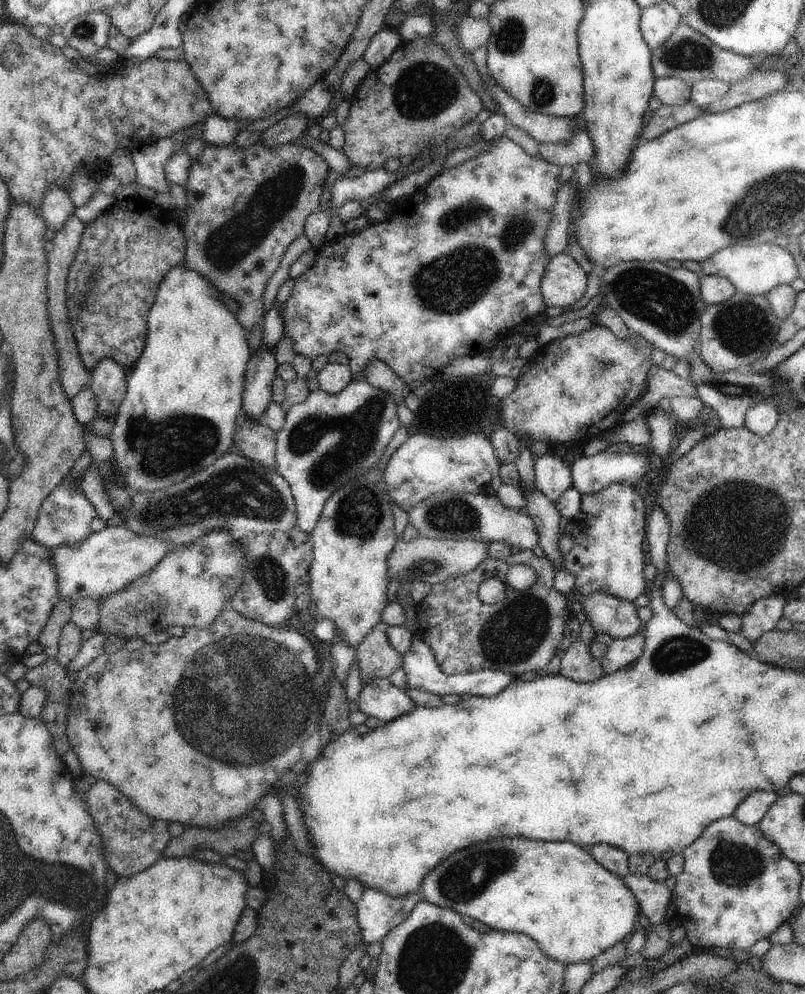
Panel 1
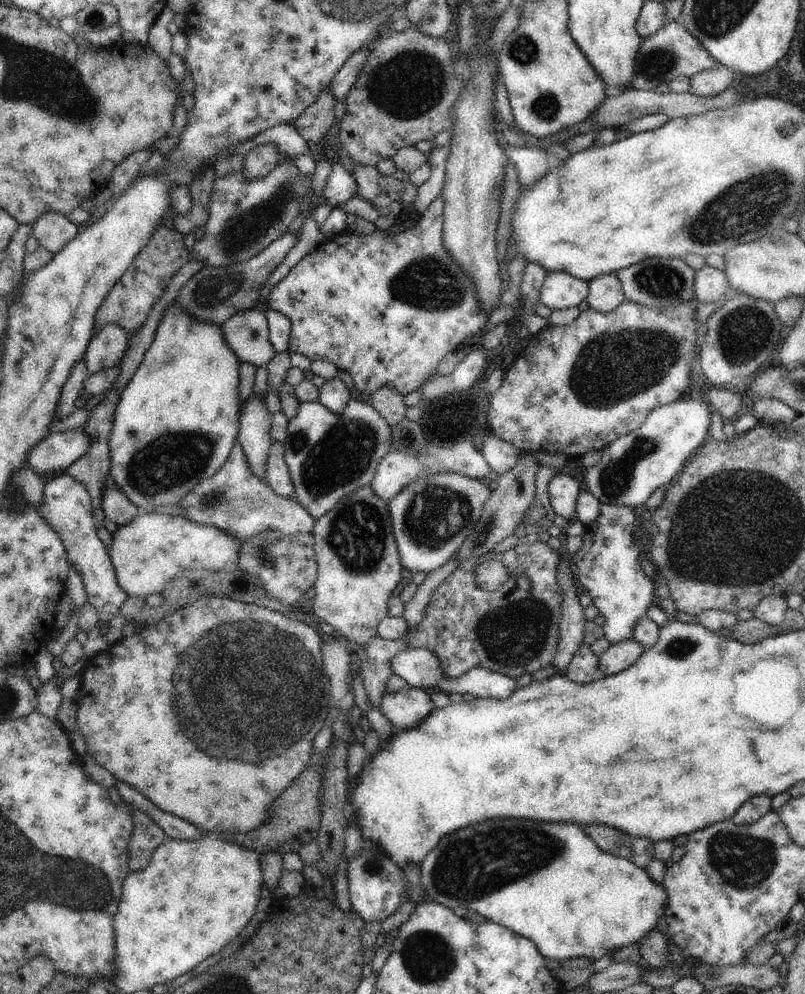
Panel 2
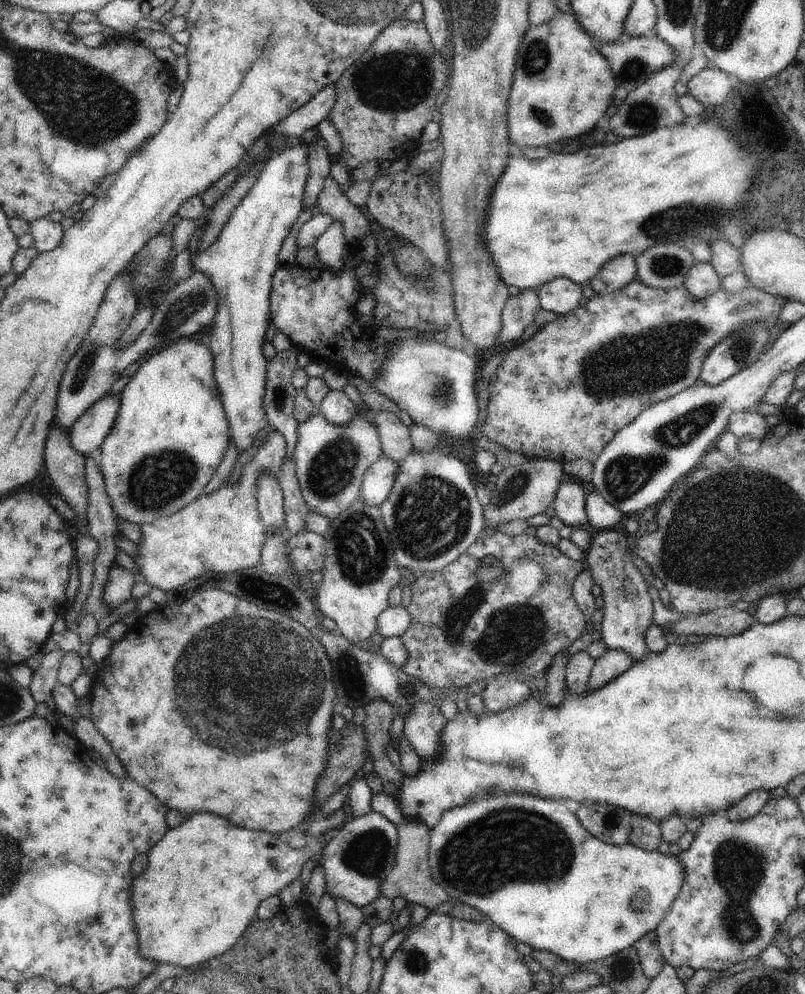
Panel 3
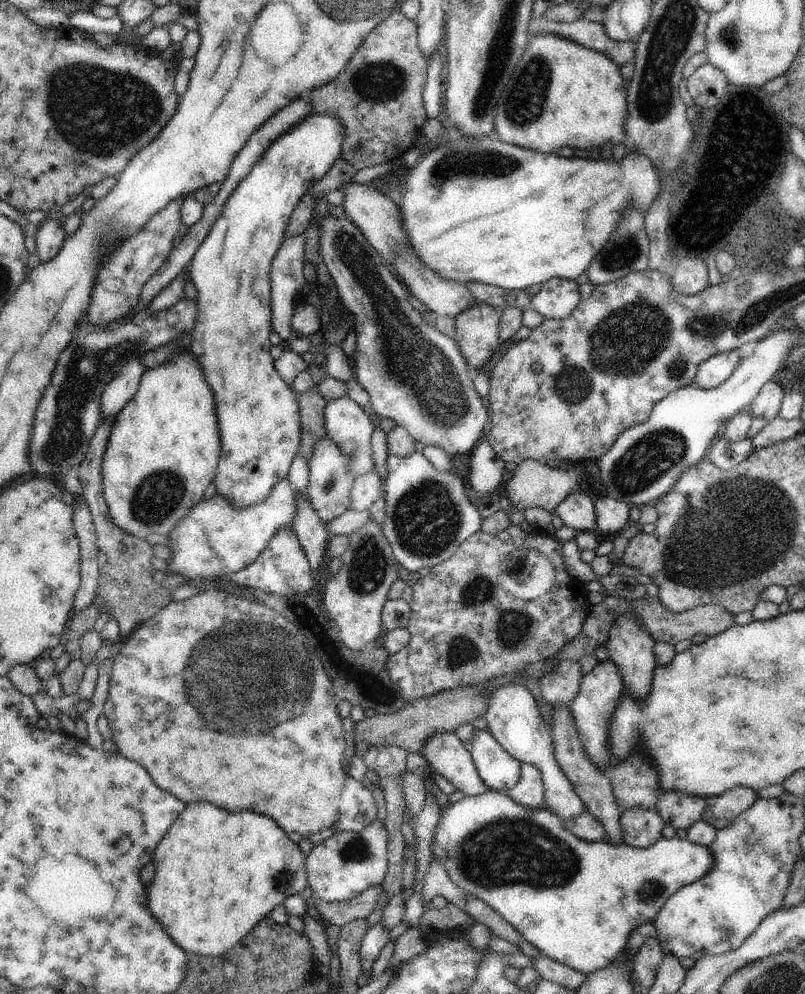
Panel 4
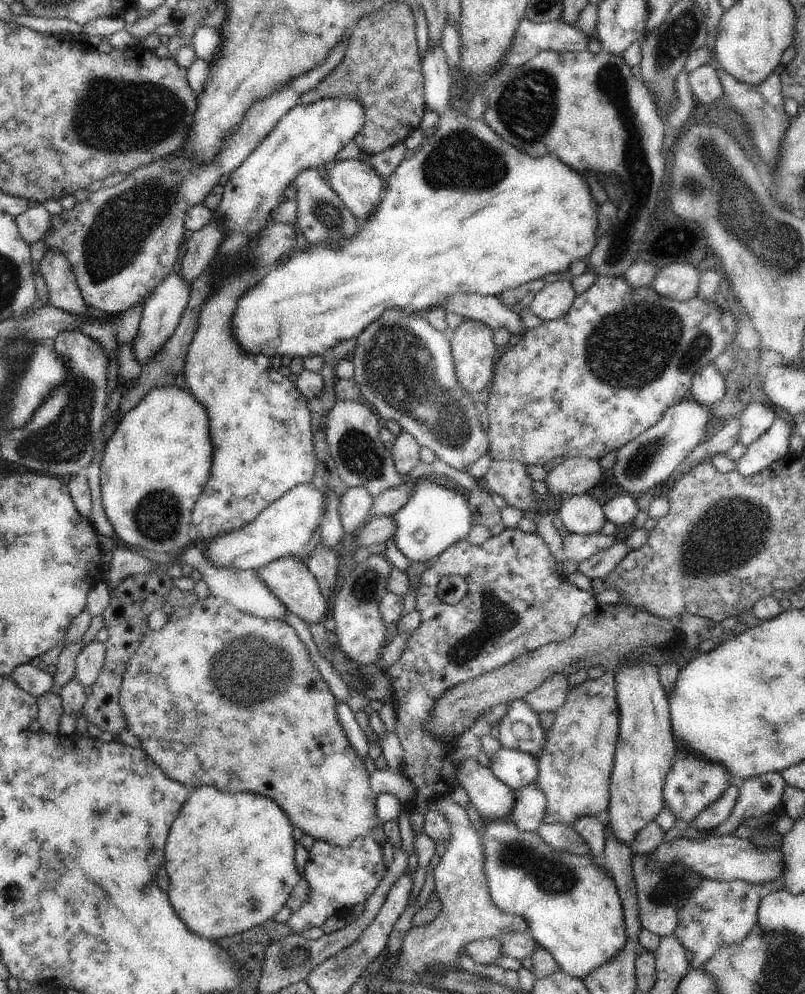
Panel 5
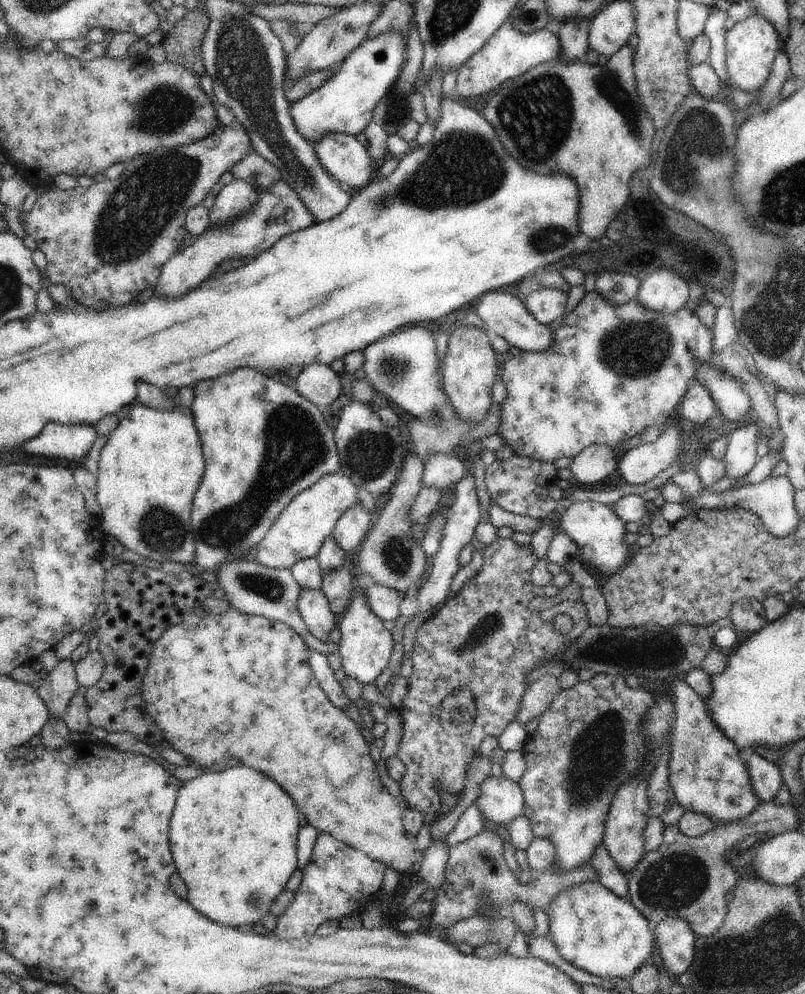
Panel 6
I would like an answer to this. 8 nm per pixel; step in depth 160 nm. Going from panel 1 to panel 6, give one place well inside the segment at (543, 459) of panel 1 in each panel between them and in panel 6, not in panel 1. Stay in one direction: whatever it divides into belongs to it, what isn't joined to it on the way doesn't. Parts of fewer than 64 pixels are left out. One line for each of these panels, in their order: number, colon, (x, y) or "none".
2: (563, 490)
3: (570, 506)
4: (577, 511)
5: (582, 514)
6: (600, 532)

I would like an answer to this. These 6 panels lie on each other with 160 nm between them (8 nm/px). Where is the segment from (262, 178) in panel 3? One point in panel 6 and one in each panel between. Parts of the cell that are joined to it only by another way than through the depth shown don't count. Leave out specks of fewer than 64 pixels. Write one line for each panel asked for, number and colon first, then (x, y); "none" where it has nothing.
4: (258, 414)
5: (264, 447)
6: (264, 443)

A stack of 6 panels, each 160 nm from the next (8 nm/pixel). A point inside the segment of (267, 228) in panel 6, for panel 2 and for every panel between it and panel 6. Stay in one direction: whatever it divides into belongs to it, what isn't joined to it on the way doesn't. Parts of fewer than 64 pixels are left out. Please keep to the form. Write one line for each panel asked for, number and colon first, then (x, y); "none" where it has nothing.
2: (56, 453)
3: (87, 434)
4: (122, 388)
5: (161, 314)

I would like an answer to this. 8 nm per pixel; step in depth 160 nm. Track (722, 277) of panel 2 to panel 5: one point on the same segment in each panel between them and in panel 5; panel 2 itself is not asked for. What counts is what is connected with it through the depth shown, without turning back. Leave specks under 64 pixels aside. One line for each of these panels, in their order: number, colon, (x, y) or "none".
3: (702, 281)
4: (691, 275)
5: (681, 282)

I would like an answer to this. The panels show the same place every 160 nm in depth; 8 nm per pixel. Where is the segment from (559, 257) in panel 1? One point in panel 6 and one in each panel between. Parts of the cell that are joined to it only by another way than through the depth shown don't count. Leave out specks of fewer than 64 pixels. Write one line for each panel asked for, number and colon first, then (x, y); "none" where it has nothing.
2: (560, 290)
3: (560, 295)
4: (557, 298)
5: (554, 300)
6: (547, 305)

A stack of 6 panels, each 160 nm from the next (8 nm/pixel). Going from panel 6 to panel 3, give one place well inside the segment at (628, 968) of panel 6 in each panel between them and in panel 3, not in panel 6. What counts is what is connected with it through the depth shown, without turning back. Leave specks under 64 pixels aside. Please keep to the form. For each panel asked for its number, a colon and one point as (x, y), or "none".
3: (528, 864)
4: (517, 859)
5: (572, 905)

